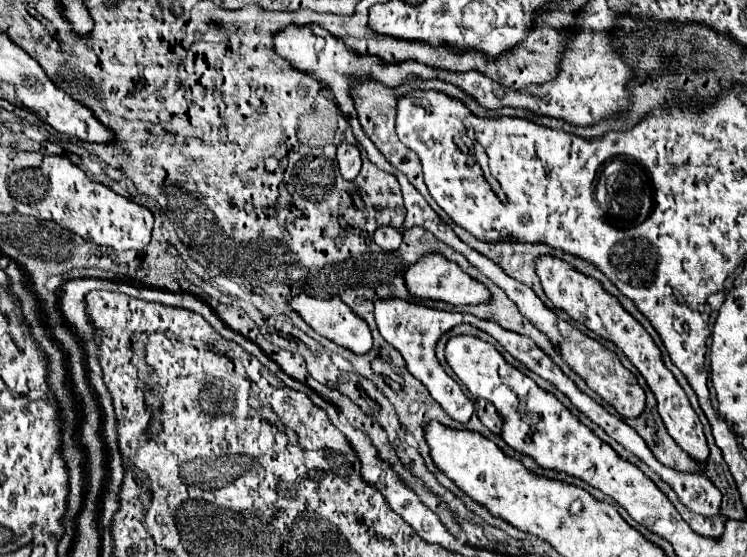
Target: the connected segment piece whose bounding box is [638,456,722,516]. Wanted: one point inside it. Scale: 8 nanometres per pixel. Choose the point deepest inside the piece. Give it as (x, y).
(696, 491)

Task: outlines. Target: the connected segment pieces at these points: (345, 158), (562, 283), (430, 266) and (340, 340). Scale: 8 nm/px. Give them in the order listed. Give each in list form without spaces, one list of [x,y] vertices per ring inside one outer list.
[[[342,142],[338,146],[336,160],[338,160],[338,166],[340,166],[340,172],[342,172],[344,180],[354,180],[358,176],[362,162],[360,162],[360,150],[354,144]]]
[[[544,254],[544,258],[536,258],[534,260],[534,270],[536,276],[540,278],[540,284],[544,288],[544,294],[548,296],[548,300],[564,314],[568,314],[572,320],[584,324],[588,330],[592,330],[594,334],[600,334],[600,338],[612,342],[620,352],[626,354],[626,358],[638,368],[638,372],[648,378],[648,388],[652,390],[652,394],[658,400],[658,414],[668,430],[668,434],[676,440],[676,444],[688,452],[688,456],[694,462],[708,462],[710,456],[710,448],[706,442],[706,436],[702,432],[702,424],[696,416],[696,412],[692,410],[688,396],[684,394],[684,390],[680,388],[680,384],[676,382],[674,374],[664,366],[662,354],[658,350],[658,346],[654,344],[652,336],[644,330],[644,326],[640,322],[636,322],[634,316],[630,316],[618,302],[616,296],[608,294],[606,288],[602,286],[602,282],[598,282],[592,276],[586,276],[582,272],[578,272],[576,268],[572,268],[568,262]]]
[[[424,256],[422,262],[416,262],[412,268],[404,274],[406,286],[412,296],[416,298],[432,298],[432,300],[444,300],[448,304],[480,304],[490,298],[488,290],[480,286],[480,282],[472,280],[468,274],[464,274],[454,262],[444,260],[442,256]]]
[[[300,294],[298,298],[292,300],[292,308],[324,338],[356,352],[356,354],[364,354],[372,348],[372,332],[368,328],[368,324],[352,312],[352,308],[348,304],[344,304],[340,298],[332,298],[332,300],[316,300],[316,298],[308,298],[306,294]]]

